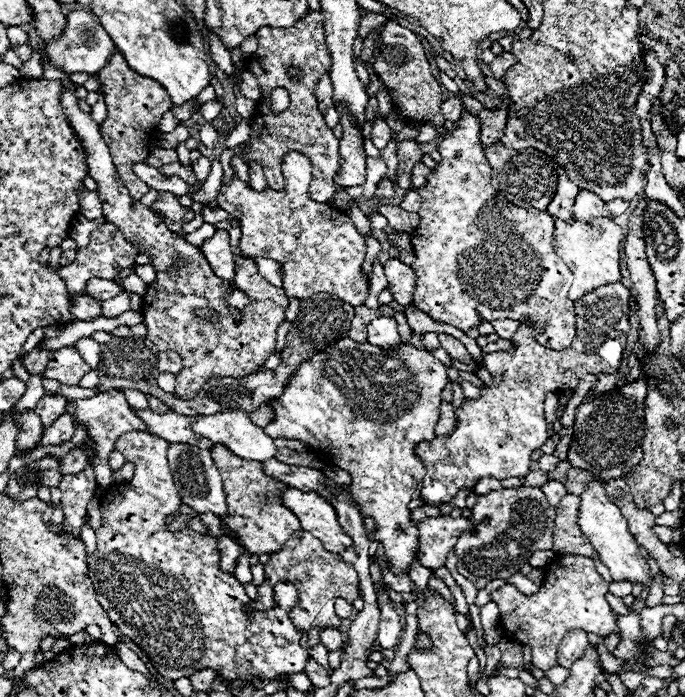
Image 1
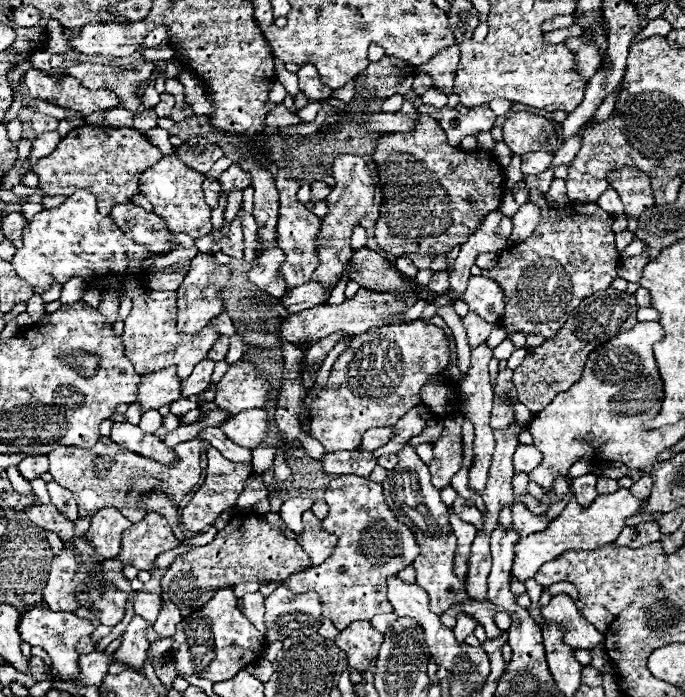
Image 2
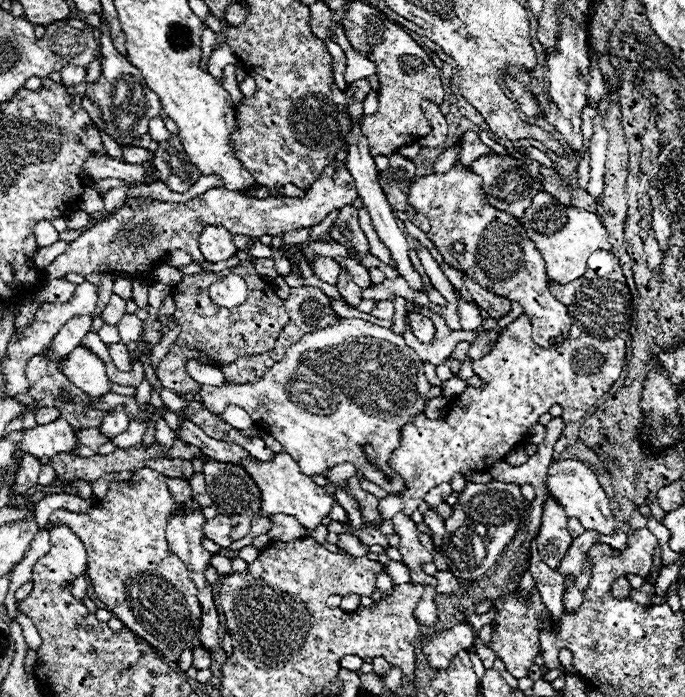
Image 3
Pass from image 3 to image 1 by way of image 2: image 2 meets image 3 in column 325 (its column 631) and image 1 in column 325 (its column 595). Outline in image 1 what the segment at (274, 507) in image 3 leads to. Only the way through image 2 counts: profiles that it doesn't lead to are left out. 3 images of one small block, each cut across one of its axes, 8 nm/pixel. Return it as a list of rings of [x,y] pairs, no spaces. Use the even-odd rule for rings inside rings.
[[[288,488],[282,494],[282,502],[286,502],[286,506],[298,516],[302,530],[318,536],[328,552],[340,554],[352,546],[352,538],[340,528],[334,508],[330,502],[326,502],[326,498],[318,496],[316,492],[306,494],[296,488]]]

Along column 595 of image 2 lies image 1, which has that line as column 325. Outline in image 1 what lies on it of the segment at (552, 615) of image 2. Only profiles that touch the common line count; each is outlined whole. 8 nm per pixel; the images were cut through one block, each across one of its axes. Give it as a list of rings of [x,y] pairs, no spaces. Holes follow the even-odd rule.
[[[322,628],[320,630],[320,642],[328,648],[328,652],[332,650],[340,650],[342,648],[342,634],[338,628]]]

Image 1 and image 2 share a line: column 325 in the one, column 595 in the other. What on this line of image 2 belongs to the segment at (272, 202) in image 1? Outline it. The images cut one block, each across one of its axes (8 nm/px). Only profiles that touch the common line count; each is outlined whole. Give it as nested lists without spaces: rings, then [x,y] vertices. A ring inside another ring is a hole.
[[[570,204],[564,210],[544,208],[536,230],[524,242],[512,246],[508,252],[502,252],[494,268],[484,270],[484,276],[500,282],[506,292],[506,308],[500,324],[504,324],[508,332],[520,330],[524,334],[542,334],[544,338],[554,338],[580,300],[592,296],[594,292],[606,290],[618,276],[616,268],[620,254],[616,250],[614,232],[610,226],[612,216],[598,204]]]

